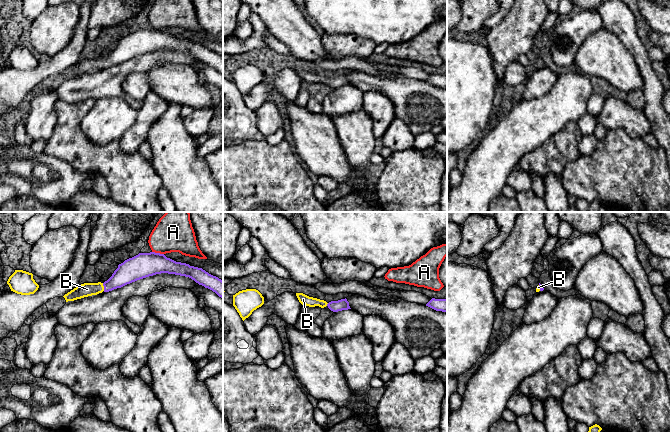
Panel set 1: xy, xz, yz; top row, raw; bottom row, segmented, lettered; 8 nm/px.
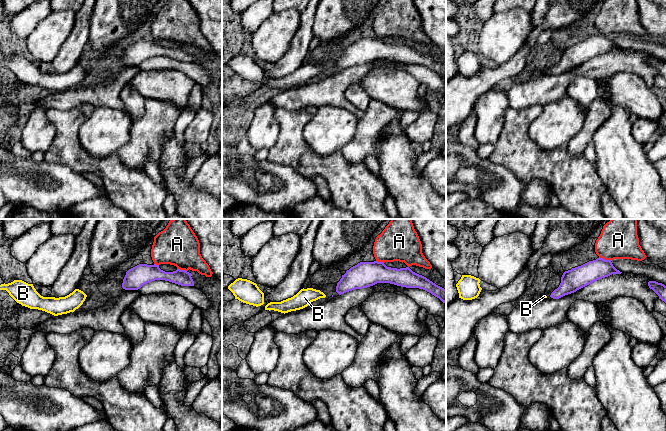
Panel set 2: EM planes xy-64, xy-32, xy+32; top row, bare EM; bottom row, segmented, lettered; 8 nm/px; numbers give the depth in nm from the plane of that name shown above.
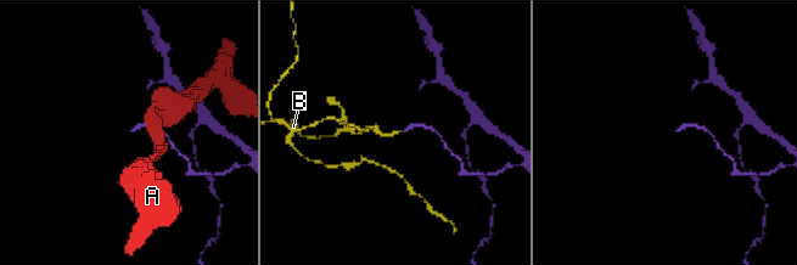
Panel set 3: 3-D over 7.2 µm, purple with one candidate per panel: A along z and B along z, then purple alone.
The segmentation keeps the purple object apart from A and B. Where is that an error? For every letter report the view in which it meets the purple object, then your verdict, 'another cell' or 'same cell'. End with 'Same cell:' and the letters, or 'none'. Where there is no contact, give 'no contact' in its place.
A: xy | another cell
B: xy | same cell
Same cell: B

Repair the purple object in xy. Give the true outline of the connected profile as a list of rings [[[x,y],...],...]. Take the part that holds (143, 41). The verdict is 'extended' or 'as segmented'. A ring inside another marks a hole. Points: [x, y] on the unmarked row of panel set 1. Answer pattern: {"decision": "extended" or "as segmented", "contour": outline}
{"decision": "extended", "contour": [[[150,28],[125,36],[118,41],[112,52],[104,59],[84,59],[65,70],[66,78],[84,73],[97,71],[121,64],[137,56],[156,50],[168,49],[189,53],[199,61],[215,68],[223,75],[223,57],[202,44],[190,42],[186,39],[176,38],[164,30]]]}

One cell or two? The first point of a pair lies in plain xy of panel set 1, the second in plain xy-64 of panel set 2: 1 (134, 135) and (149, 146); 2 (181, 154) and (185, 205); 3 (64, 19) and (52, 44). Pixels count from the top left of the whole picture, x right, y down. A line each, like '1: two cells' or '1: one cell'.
1: one cell
2: one cell
3: one cell

